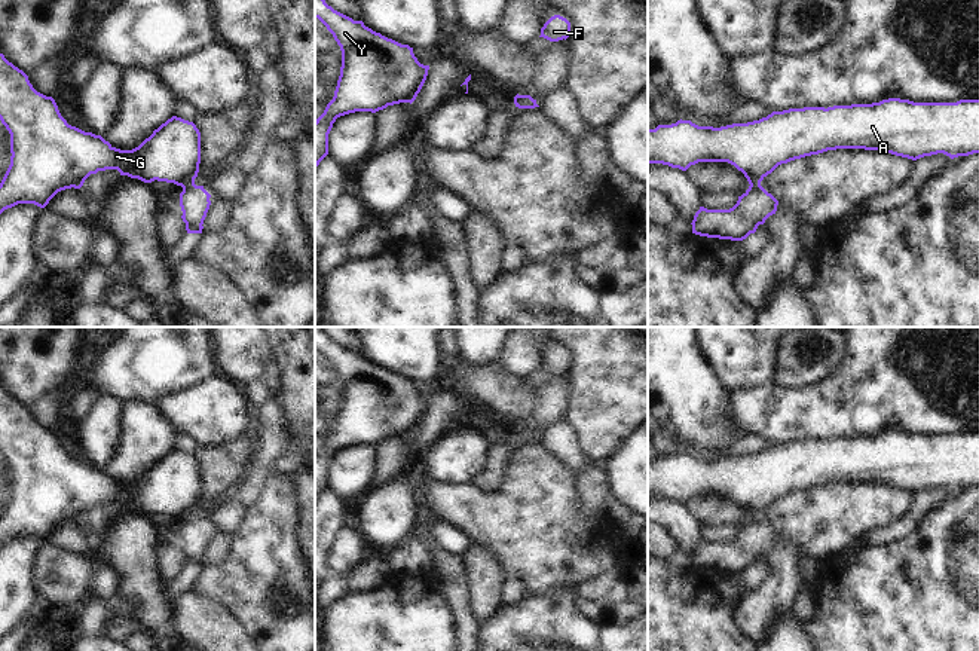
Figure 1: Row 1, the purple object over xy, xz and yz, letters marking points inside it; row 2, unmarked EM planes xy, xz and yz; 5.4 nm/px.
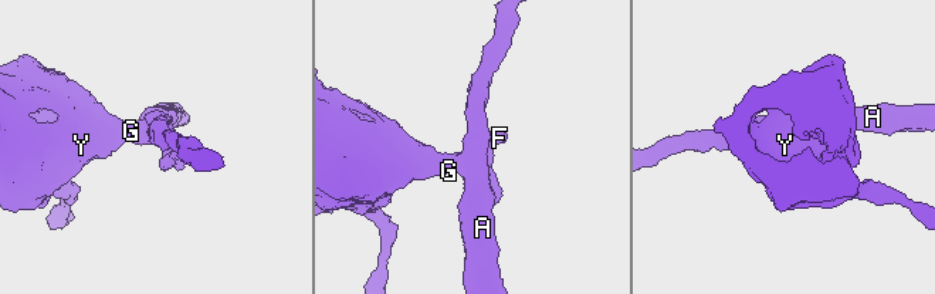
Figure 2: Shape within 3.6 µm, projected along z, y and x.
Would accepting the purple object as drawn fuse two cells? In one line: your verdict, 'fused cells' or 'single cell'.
fused cells

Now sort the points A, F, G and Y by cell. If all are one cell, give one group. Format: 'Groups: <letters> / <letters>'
Groups: A G Y / F.

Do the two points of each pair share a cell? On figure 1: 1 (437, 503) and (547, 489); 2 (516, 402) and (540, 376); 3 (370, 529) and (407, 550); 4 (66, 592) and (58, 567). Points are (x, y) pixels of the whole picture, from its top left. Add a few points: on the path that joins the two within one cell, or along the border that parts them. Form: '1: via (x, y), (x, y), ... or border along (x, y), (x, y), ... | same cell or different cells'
1: via (464, 503), (520, 503) | same cell
2: border along (525, 378), (537, 388) | different cells
3: border along (410, 537), (394, 547) | different cells
4: via (66, 586), (58, 572) | same cell

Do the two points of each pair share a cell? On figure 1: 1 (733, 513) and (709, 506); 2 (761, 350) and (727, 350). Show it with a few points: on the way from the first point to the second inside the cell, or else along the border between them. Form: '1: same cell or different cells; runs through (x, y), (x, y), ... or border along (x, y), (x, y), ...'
1: same cell; runs through (727, 510), (715, 509)
2: same cell; runs through (752, 350), (736, 350)

